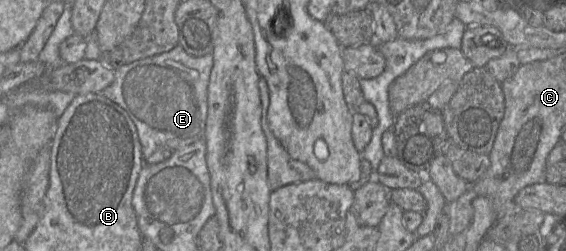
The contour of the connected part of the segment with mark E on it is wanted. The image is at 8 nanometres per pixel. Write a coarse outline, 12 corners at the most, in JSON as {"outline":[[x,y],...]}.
{"outline":[[178,44],[124,64],[101,94],[144,162],[204,139],[212,54]]}

